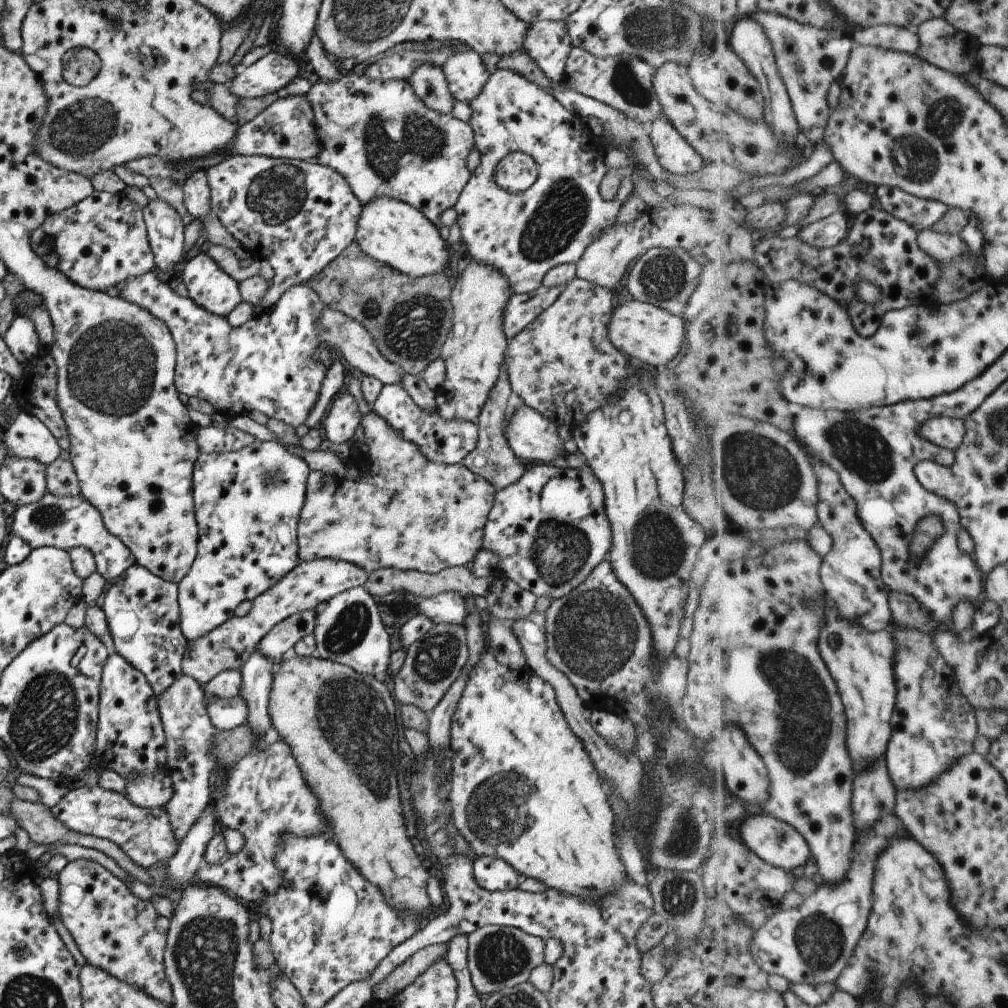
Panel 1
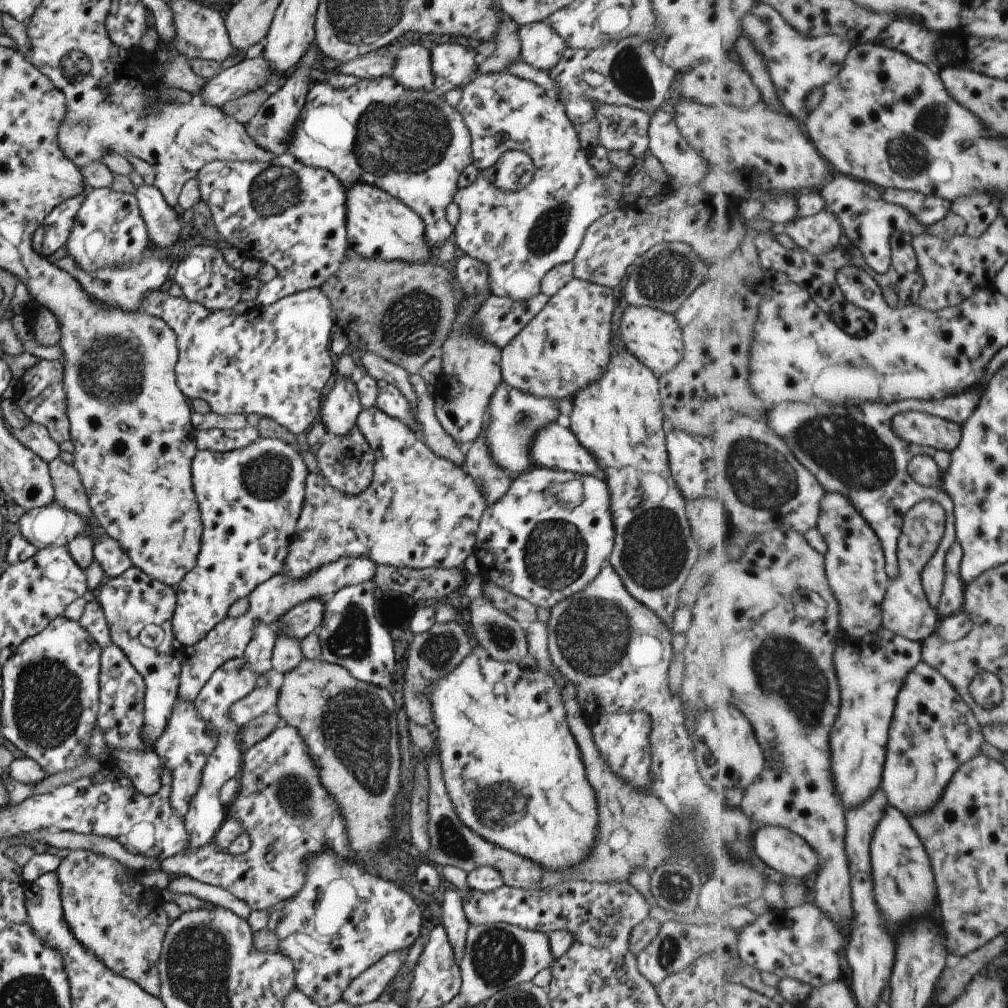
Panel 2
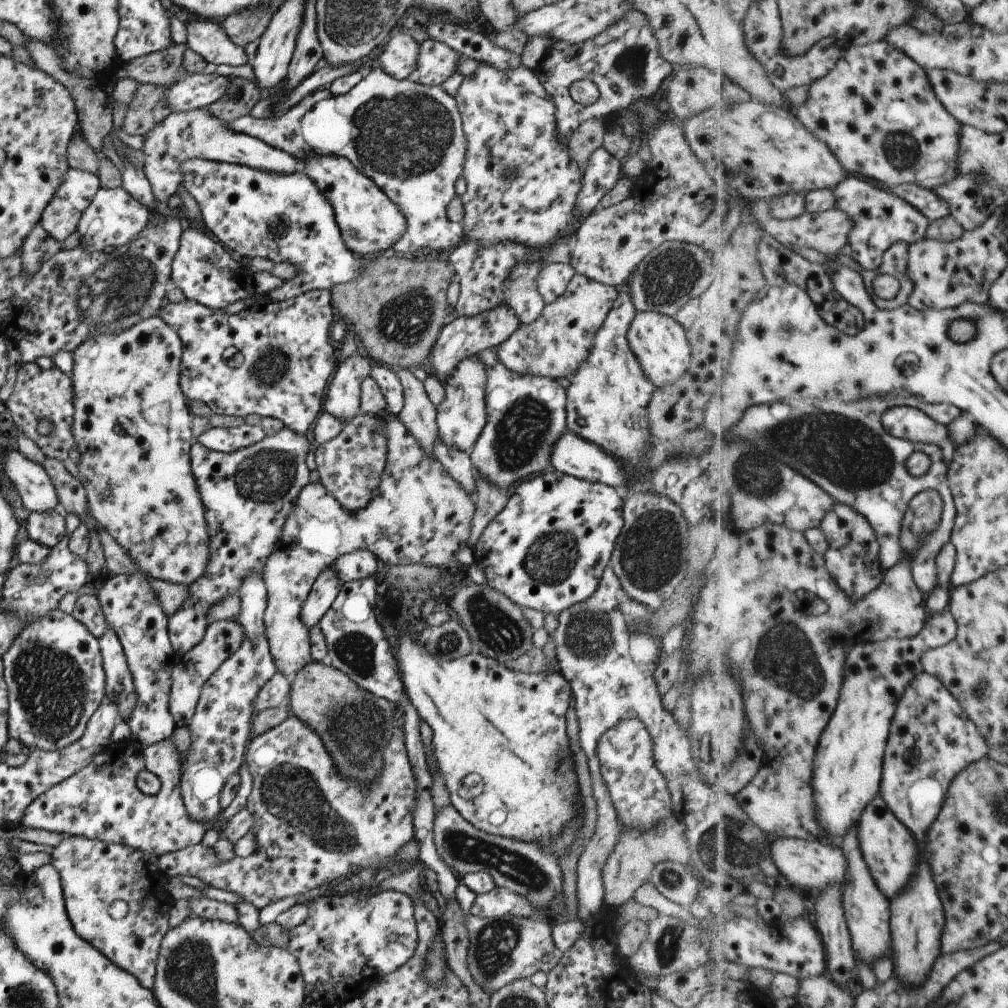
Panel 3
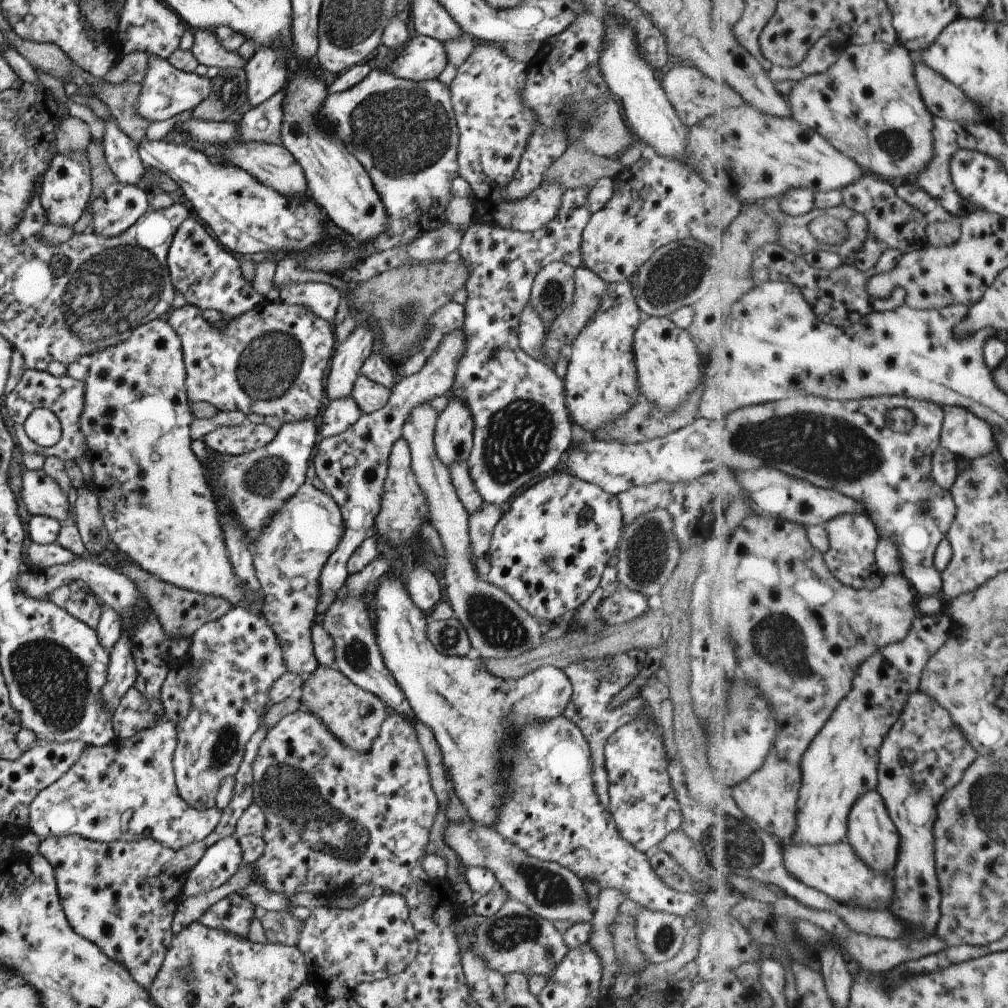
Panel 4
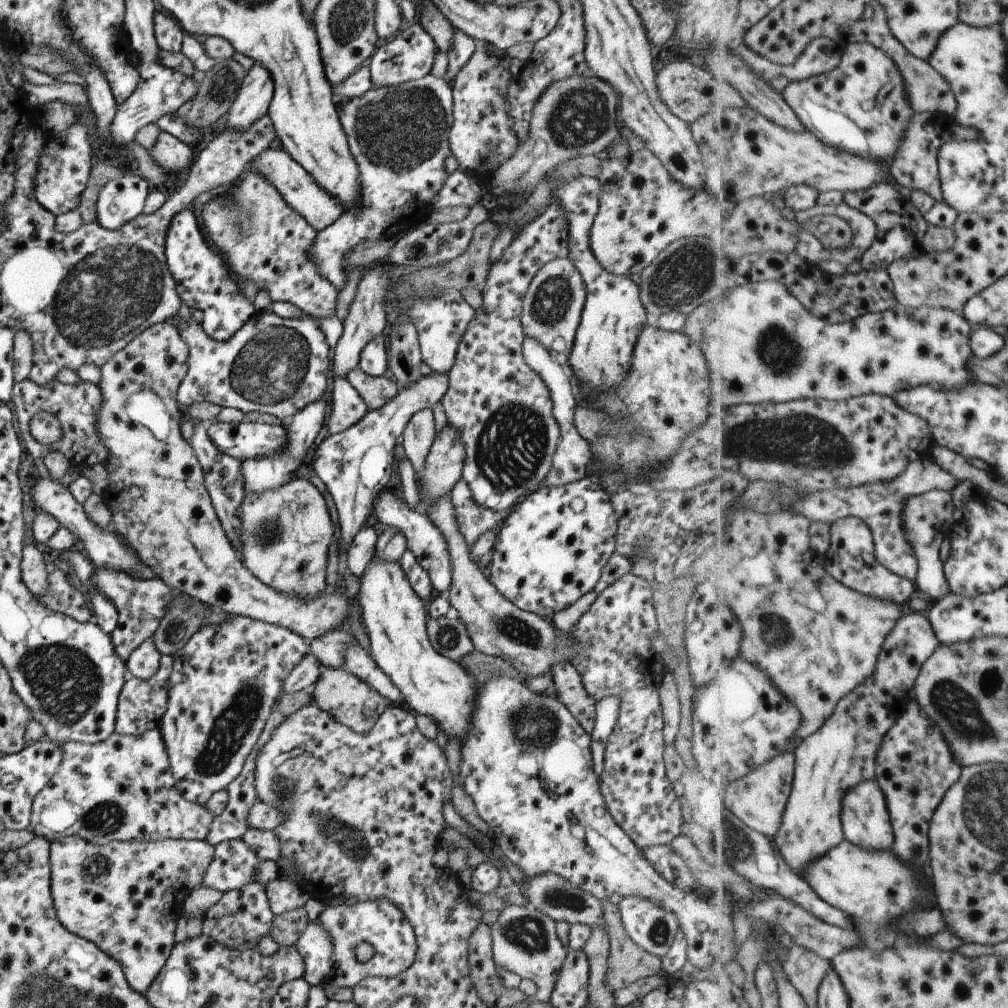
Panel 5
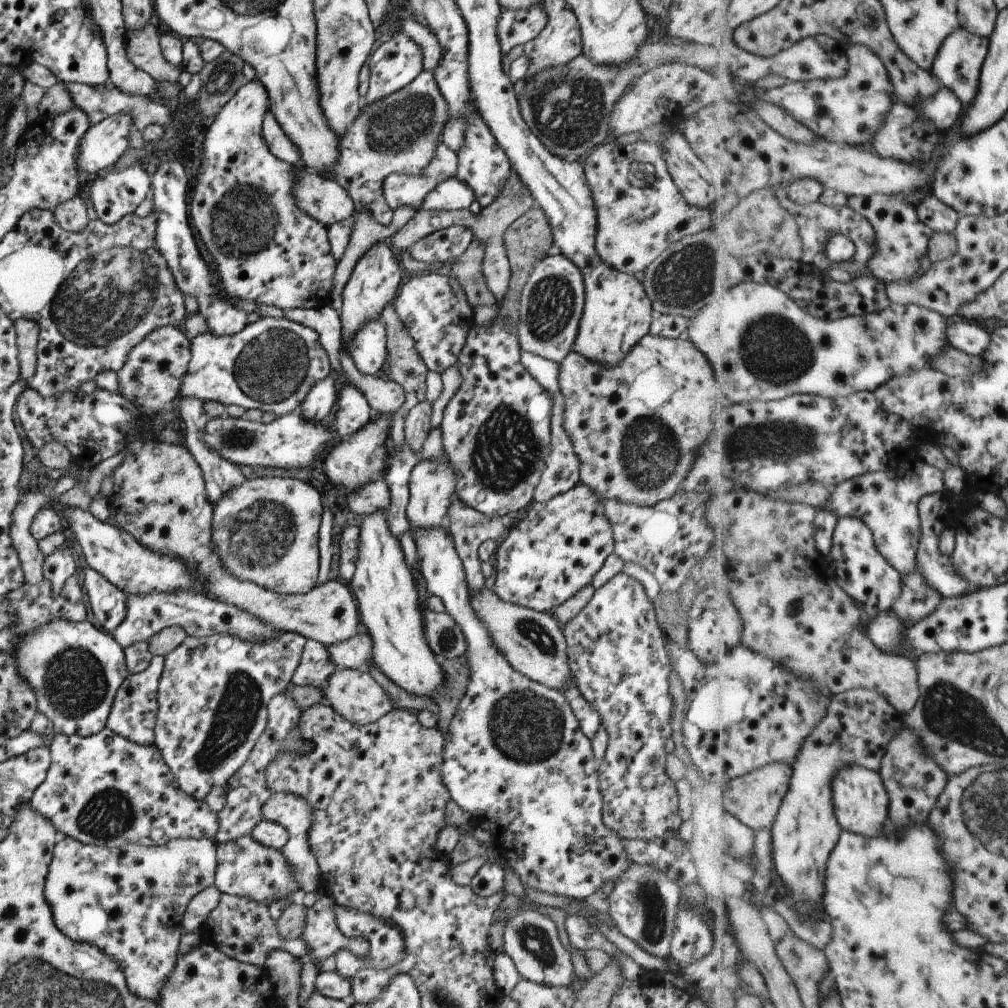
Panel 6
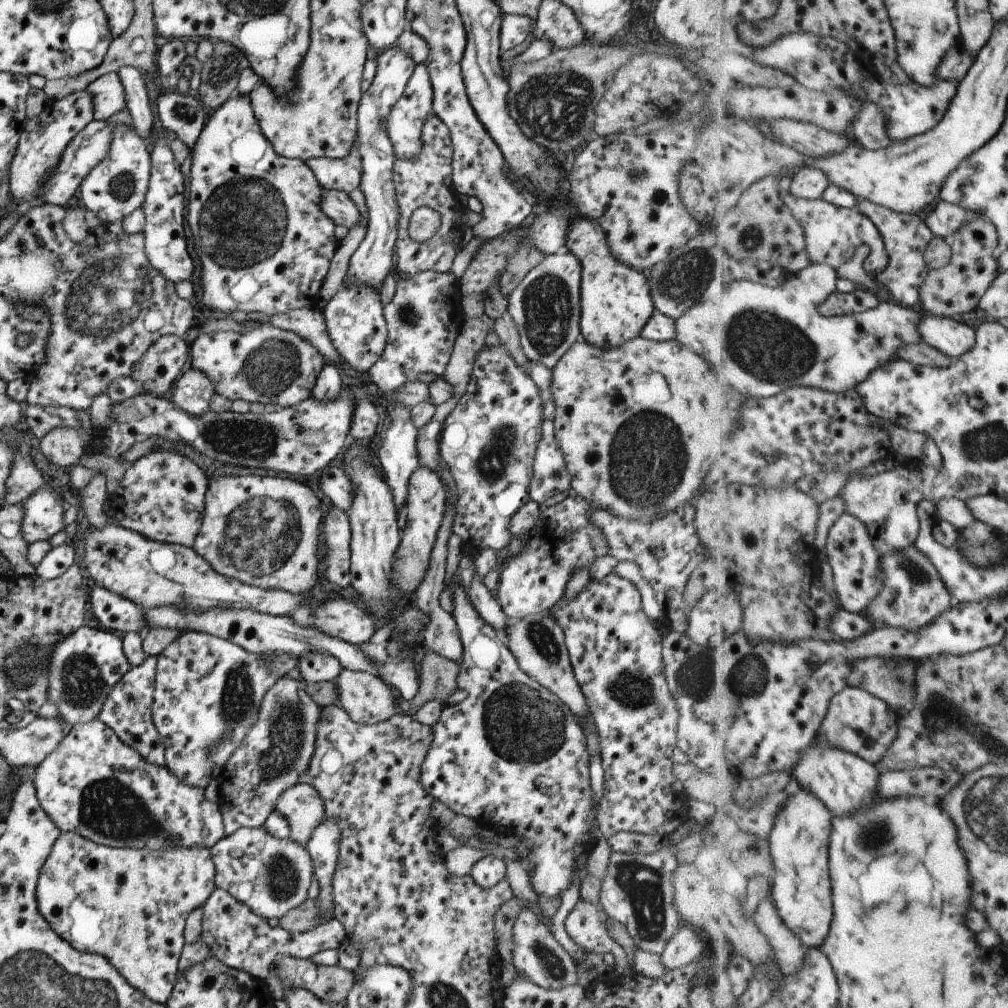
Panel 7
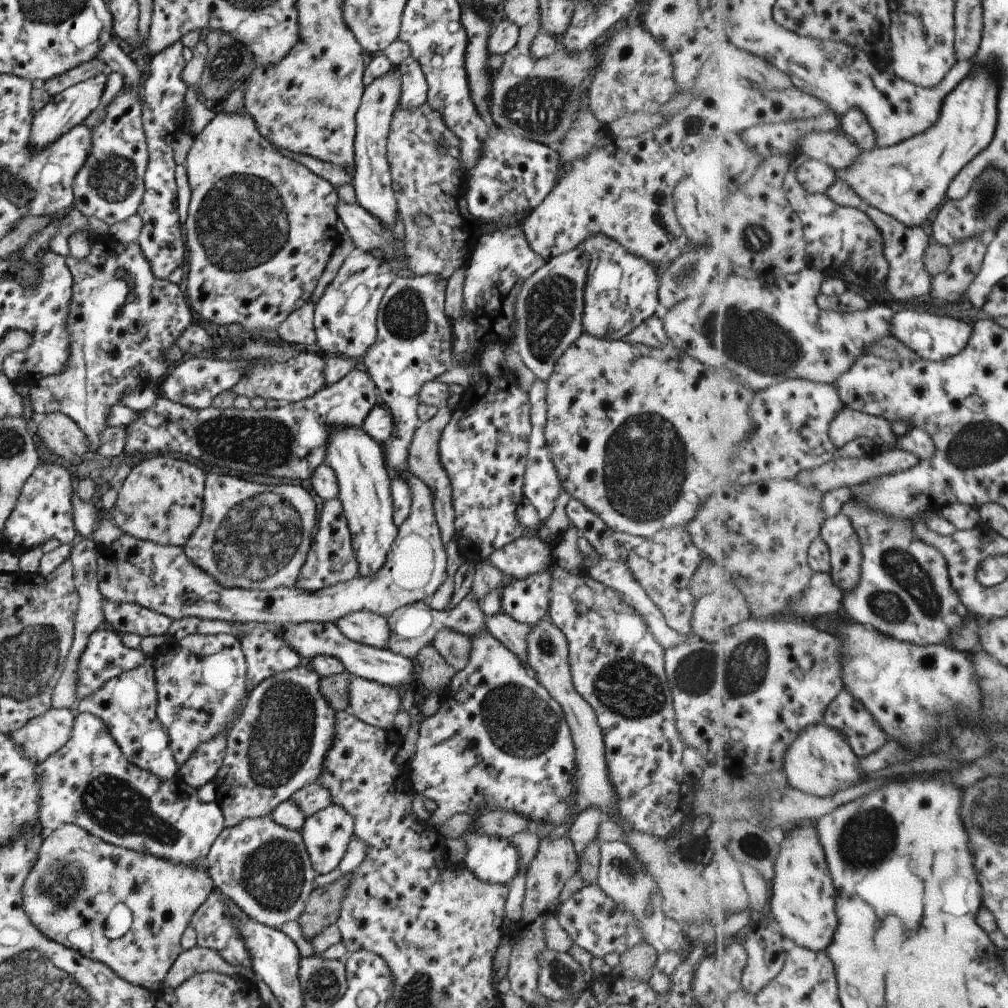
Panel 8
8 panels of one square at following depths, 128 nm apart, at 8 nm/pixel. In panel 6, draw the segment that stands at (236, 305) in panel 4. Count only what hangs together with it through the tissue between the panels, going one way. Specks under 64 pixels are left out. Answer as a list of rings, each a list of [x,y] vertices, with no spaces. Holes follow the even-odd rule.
[[[155,162],[150,169],[150,188],[152,190],[152,210],[156,212],[155,244],[156,249],[165,259],[167,268],[183,295],[193,296],[198,304],[198,314],[202,316],[207,325],[206,332],[216,337],[237,334],[246,324],[246,314],[238,310],[234,303],[226,301],[219,290],[211,281],[209,266],[201,259],[197,251],[197,244],[193,239],[189,218],[187,214],[187,202],[185,192],[189,187],[189,181],[185,179],[182,166],[175,162]]]

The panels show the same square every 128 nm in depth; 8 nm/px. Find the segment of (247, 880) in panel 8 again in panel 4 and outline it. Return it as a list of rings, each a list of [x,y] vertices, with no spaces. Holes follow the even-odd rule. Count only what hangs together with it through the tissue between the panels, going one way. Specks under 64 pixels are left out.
[[[222,838],[203,851],[197,864],[187,873],[181,894],[186,897],[216,889],[242,866],[236,839]]]

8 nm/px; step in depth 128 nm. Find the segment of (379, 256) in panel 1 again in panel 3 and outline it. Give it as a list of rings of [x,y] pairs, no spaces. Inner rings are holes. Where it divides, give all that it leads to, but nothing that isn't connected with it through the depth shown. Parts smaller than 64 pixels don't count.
[[[333,155],[311,157],[299,165],[300,171],[313,180],[331,203],[345,247],[360,258],[390,252],[390,247],[405,232],[406,222],[400,210],[370,178],[355,170],[346,158]]]

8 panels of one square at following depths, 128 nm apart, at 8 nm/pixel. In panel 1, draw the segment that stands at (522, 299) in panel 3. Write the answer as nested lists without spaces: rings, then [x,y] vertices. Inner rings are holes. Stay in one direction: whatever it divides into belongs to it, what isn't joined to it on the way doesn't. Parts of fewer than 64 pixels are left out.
[[[496,69],[493,74],[487,77],[487,82],[483,85],[481,92],[467,103],[471,109],[471,116],[469,119],[469,126],[474,132],[474,146],[478,148],[480,152],[478,165],[475,170],[470,174],[467,184],[463,187],[463,190],[459,193],[457,200],[453,206],[453,210],[456,214],[456,223],[460,230],[460,246],[465,248],[471,259],[480,263],[487,263],[492,267],[495,267],[505,278],[507,284],[510,286],[512,294],[520,295],[527,294],[531,291],[537,290],[537,287],[541,284],[543,275],[554,266],[563,263],[575,264],[579,257],[583,254],[583,251],[591,244],[591,241],[598,239],[605,231],[607,231],[616,222],[616,216],[620,206],[633,194],[633,178],[624,178],[616,191],[616,194],[612,200],[605,201],[601,199],[599,195],[599,182],[601,177],[607,171],[603,162],[605,146],[601,144],[599,138],[595,138],[592,132],[587,130],[582,118],[573,114],[571,111],[565,110],[561,106],[560,102],[557,102],[551,94],[546,93],[543,89],[535,86],[532,82],[529,82],[523,75],[517,74],[515,71],[509,69]],[[513,151],[519,151],[530,156],[535,164],[538,166],[538,175],[535,182],[523,190],[523,192],[510,193],[503,190],[494,181],[494,166],[498,159],[502,159],[506,154]]]

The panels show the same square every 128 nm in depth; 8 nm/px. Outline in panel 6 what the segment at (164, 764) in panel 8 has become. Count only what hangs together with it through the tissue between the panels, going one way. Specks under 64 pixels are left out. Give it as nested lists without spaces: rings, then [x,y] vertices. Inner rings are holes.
[[[161,655],[151,657],[149,666],[140,673],[131,674],[125,677],[114,694],[105,727],[124,739],[133,741],[140,745],[153,745],[153,725],[156,721],[157,687],[160,674],[162,673],[164,658]]]

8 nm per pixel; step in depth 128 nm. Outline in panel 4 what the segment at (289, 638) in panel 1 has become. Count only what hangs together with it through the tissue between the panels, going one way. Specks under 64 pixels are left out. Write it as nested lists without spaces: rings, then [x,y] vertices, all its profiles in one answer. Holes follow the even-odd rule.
[[[462,328],[445,333],[440,343],[426,354],[426,361],[416,373],[396,379],[383,408],[359,415],[359,418],[356,418],[356,421],[342,433],[324,438],[316,445],[313,456],[314,474],[323,482],[325,492],[339,507],[344,526],[344,533],[335,550],[321,567],[318,599],[314,608],[317,619],[323,617],[327,607],[335,600],[335,592],[344,585],[348,577],[346,560],[349,555],[371,533],[374,518],[380,507],[390,448],[395,439],[401,436],[408,410],[416,404],[429,402],[434,396],[448,394],[454,381],[456,366],[464,350],[465,339]],[[345,454],[351,454],[355,458],[355,464],[350,468],[341,468],[339,463]]]

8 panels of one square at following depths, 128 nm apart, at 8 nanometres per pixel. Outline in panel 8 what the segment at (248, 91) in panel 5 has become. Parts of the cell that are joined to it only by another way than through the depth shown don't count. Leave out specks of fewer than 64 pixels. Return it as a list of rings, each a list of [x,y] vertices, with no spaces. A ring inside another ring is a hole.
[[[215,109],[213,118],[193,136],[193,142],[183,165],[190,188],[190,199],[184,222],[185,244],[187,244],[187,258],[184,265],[187,273],[187,278],[185,278],[187,303],[199,316],[203,316],[205,320],[211,320],[215,324],[223,325],[232,322],[241,324],[244,335],[249,337],[254,337],[257,330],[274,329],[280,322],[283,322],[284,318],[287,318],[290,312],[310,300],[319,275],[329,262],[330,254],[338,245],[339,238],[343,234],[334,211],[334,206],[339,201],[334,186],[320,176],[315,176],[302,164],[283,156],[265,137],[259,134],[254,120],[246,112],[241,111],[226,113]]]

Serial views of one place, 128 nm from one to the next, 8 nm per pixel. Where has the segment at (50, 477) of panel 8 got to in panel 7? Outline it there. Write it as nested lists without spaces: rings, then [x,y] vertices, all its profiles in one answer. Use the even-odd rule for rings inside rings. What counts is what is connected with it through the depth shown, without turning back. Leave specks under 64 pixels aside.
[[[45,486],[23,502],[23,520],[21,528],[27,544],[49,540],[59,530],[70,530],[63,524],[65,504],[59,495],[49,486]]]

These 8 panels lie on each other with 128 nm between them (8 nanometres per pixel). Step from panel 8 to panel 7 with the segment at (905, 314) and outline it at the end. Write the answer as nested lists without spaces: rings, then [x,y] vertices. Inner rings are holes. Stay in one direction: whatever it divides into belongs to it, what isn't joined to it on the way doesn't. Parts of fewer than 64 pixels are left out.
[[[927,314],[916,325],[922,332],[922,342],[936,346],[954,359],[969,353],[977,342],[977,330],[955,318]]]

